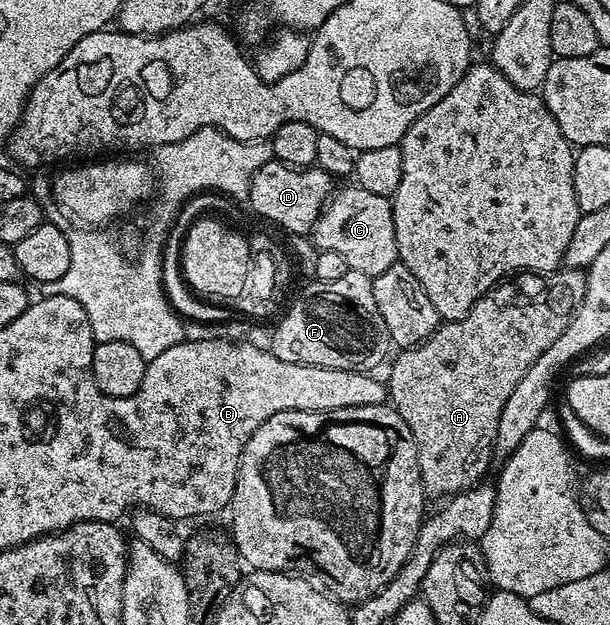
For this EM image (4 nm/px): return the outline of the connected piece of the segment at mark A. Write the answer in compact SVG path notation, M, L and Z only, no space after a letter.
M560 268L553 274L520 272L481 296L461 320L443 322L424 342L400 349L399 355L394 355L391 375L385 378L389 402L401 420L409 424L409 432L413 432L421 484L428 499L446 500L484 481L483 473L493 459L497 424L505 400L509 400L521 376L533 368L533 360L565 332L586 291L587 276L582 270Z

